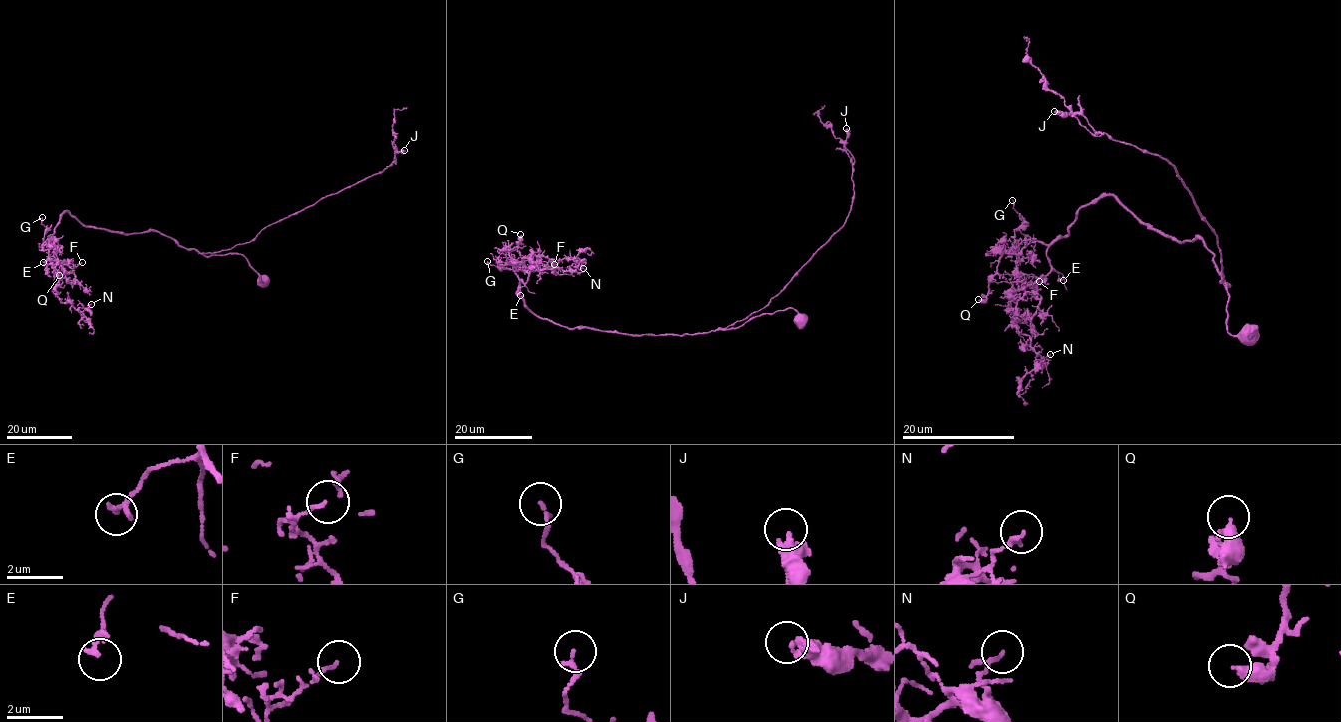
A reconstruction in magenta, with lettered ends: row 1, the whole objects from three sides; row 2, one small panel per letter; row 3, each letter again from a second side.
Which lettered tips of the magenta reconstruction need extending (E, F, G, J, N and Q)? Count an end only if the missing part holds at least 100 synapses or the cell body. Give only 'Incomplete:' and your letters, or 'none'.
Incomplete: none

